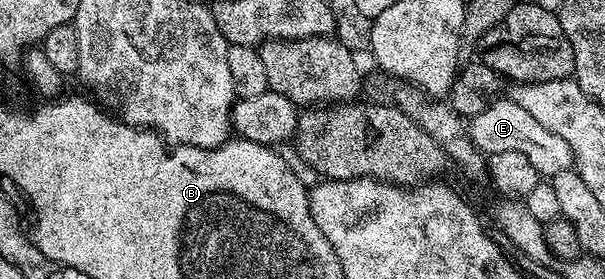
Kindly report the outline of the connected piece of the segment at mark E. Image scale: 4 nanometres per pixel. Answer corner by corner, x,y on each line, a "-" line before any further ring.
509,97
496,98
484,111
470,116
469,134
472,145
483,152
484,156
489,157
493,153
521,153
541,177
554,177
576,166
573,149
569,149
569,145
565,145
557,133
549,133
541,121
535,120

